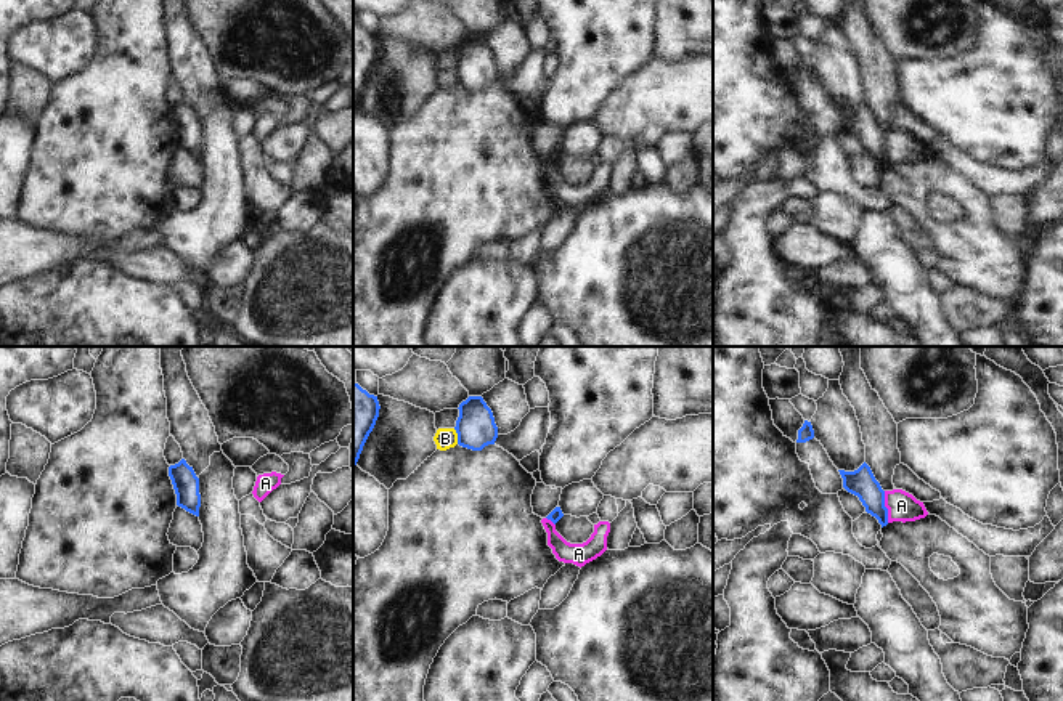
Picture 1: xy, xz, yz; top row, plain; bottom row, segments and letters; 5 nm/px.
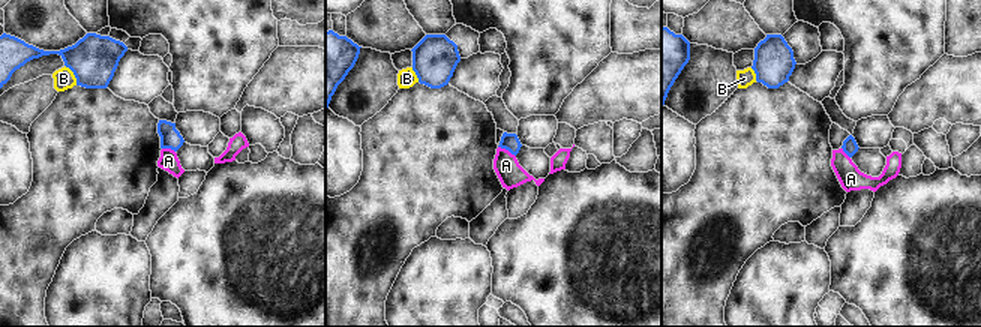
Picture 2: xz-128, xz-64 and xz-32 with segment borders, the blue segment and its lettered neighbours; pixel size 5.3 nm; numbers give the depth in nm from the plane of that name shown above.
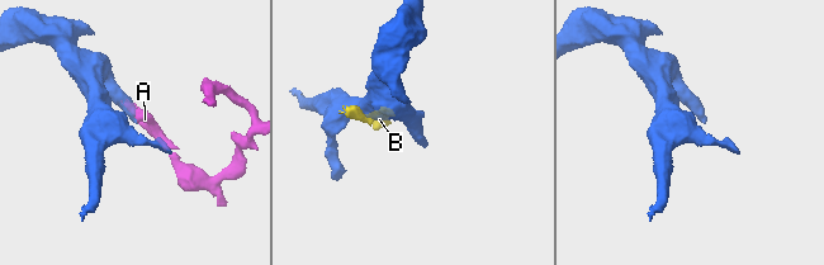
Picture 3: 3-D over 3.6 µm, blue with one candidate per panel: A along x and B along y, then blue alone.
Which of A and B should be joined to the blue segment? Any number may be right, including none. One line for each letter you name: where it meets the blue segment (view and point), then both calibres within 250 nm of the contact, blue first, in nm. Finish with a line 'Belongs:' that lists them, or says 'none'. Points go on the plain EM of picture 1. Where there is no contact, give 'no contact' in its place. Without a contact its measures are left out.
Belongs: none

